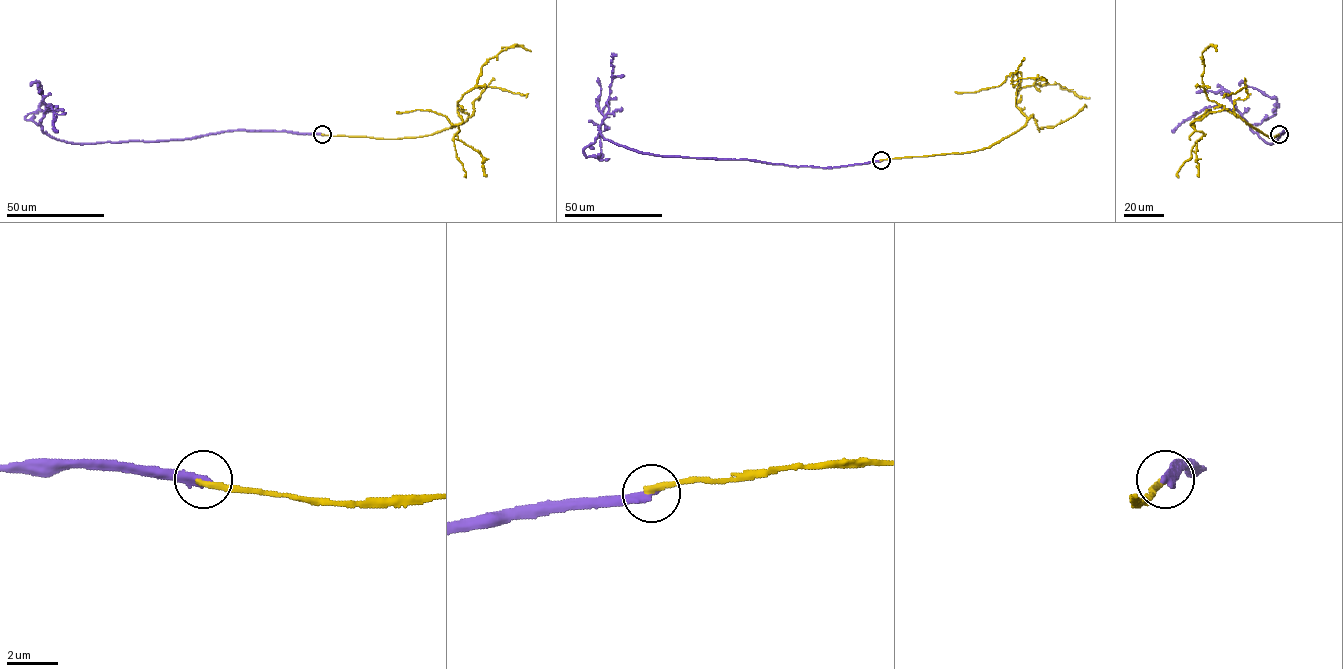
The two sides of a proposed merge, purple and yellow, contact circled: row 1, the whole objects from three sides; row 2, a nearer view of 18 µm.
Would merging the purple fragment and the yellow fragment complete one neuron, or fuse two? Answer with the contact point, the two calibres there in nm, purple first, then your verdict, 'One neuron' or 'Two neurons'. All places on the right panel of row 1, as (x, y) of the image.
Place: (1279, 134). Thickness 360 nm (purple) against 260 nm. Two neurons

